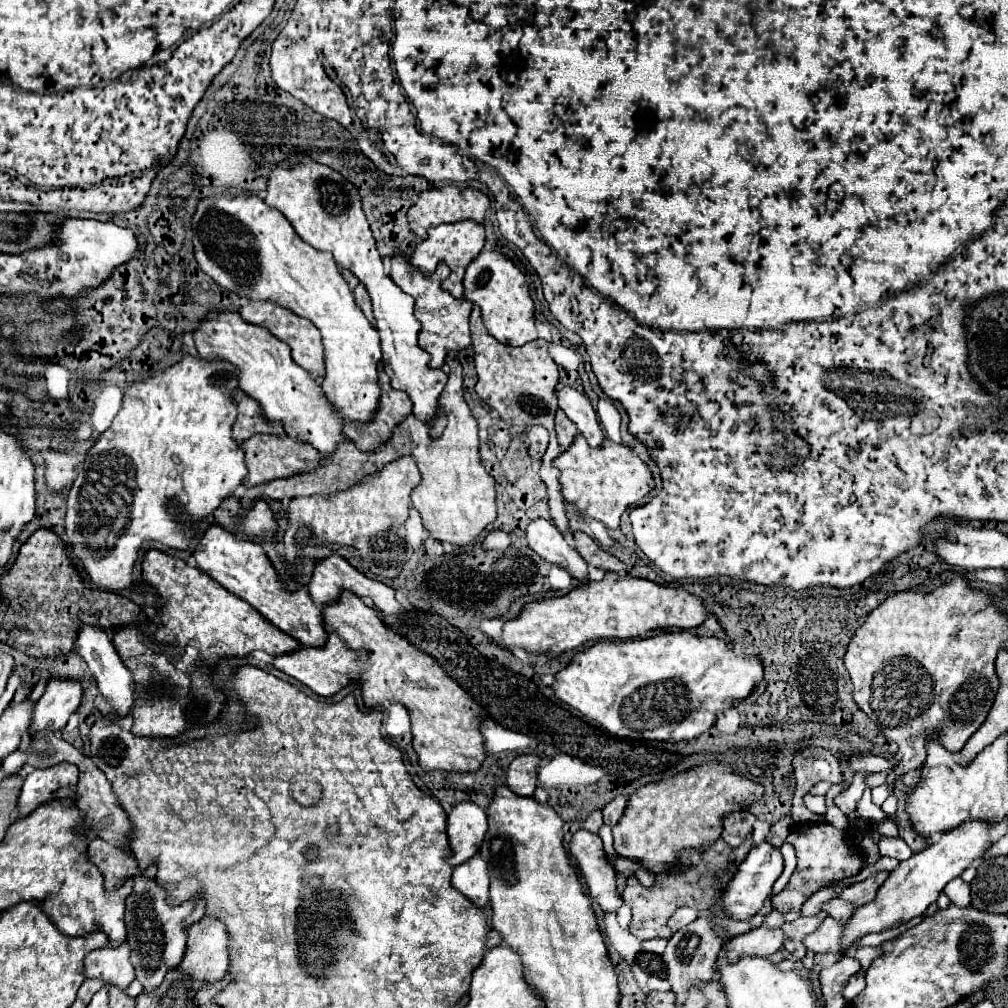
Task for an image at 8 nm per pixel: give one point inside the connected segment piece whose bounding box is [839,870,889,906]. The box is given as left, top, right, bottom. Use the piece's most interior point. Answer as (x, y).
(860, 893)

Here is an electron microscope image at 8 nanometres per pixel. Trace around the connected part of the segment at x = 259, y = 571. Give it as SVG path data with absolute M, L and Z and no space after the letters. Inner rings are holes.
M211 526L201 538L199 546L195 548L193 558L197 560L199 570L209 574L213 580L221 582L221 586L227 588L231 594L249 602L271 624L275 624L285 634L297 638L303 646L321 648L325 644L327 634L325 634L325 622L323 622L321 608L311 600L305 588L299 588L293 594L283 590L273 564L269 562L269 558L265 556L259 544L237 538L221 526Z

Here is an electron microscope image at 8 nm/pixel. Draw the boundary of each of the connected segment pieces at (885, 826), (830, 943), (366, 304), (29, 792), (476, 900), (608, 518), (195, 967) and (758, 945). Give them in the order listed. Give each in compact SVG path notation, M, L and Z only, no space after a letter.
M883 818L875 824L875 830L881 834L881 836L889 836L889 838L897 838L897 826L893 824L893 820L889 818Z
M827 916L813 934L807 934L803 938L803 944L807 950L817 952L817 954L825 954L825 952L839 954L841 952L841 934L843 934L843 926L837 924L837 920Z
M359 284L359 286L353 290L353 294L355 294L357 306L363 310L363 314L367 316L367 320L369 320L371 324L375 324L375 318L373 318L373 312L371 312L371 300L369 300L369 294L365 292L365 286Z
M61 762L47 770L33 770L31 774L27 774L17 804L19 810L17 818L25 818L43 802L49 802L59 788L77 784L77 776L79 776L77 766L67 762Z
M477 854L465 864L453 868L451 884L463 896L467 896L473 902L473 906L483 908L489 900L489 870L485 860Z
M579 434L569 450L553 460L553 466L561 472L559 482L563 500L573 504L581 516L591 516L611 530L619 526L619 518L627 508L637 506L655 488L645 462L641 462L627 446L619 446L609 438L605 438L599 448L589 448L587 440Z
M205 916L201 922L187 928L187 950L181 970L199 982L217 982L229 966L225 924Z
M755 928L741 936L735 936L725 944L725 958L729 964L741 960L741 956L771 956L783 946L783 932L779 928Z

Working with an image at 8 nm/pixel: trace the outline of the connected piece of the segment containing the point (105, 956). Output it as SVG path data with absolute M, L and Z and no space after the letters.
M121 944L117 948L107 946L101 950L93 950L85 956L85 978L97 978L103 980L109 986L117 986L125 990L133 978L135 970L129 962L129 946Z

